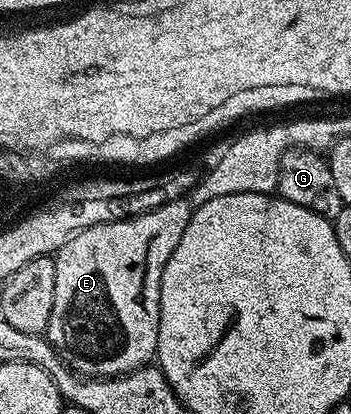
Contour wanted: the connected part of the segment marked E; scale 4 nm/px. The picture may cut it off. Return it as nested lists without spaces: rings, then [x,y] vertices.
[[[176,198],[154,210],[118,222],[95,224],[69,238],[55,255],[55,304],[47,337],[70,370],[82,378],[119,378],[150,365],[157,352],[161,281],[171,252],[183,240],[194,207],[185,198]]]

